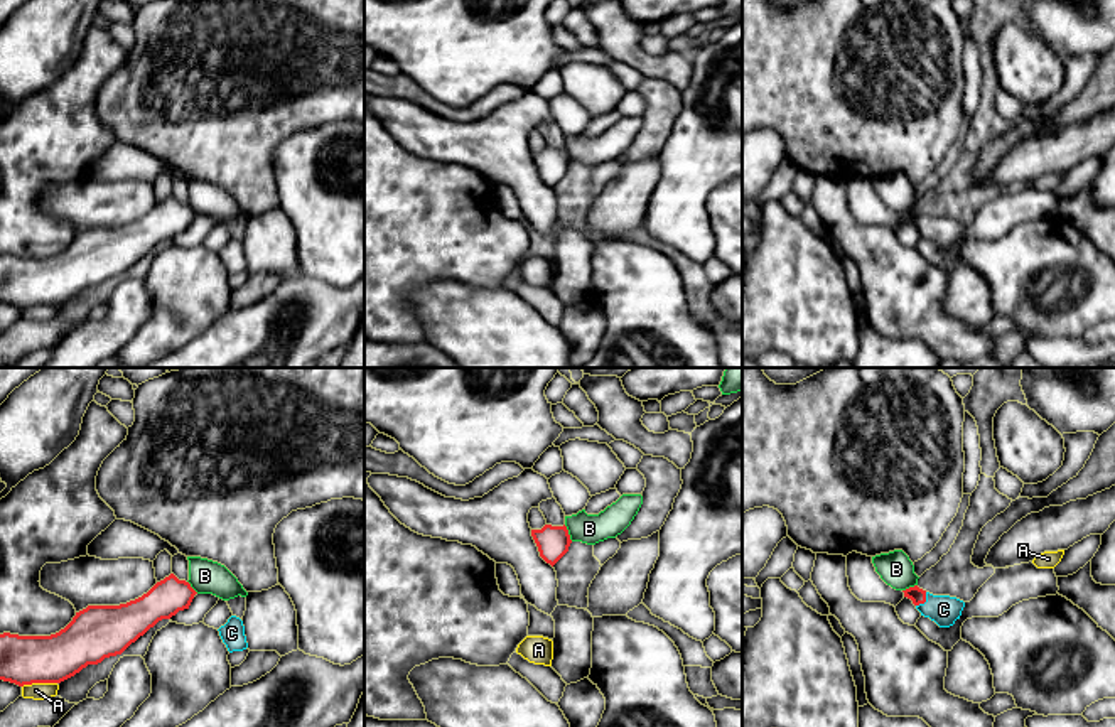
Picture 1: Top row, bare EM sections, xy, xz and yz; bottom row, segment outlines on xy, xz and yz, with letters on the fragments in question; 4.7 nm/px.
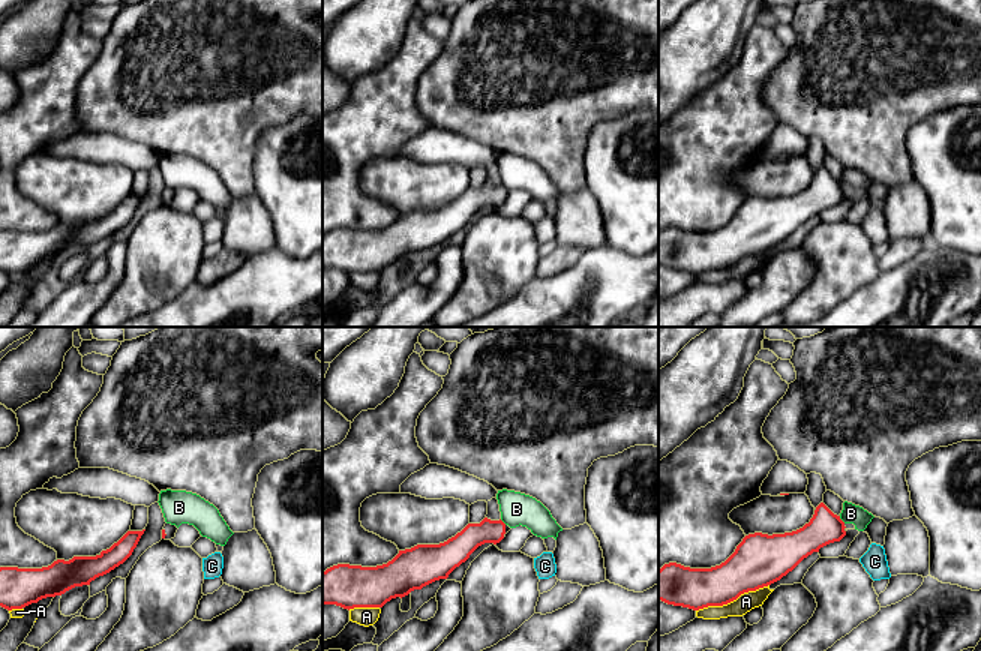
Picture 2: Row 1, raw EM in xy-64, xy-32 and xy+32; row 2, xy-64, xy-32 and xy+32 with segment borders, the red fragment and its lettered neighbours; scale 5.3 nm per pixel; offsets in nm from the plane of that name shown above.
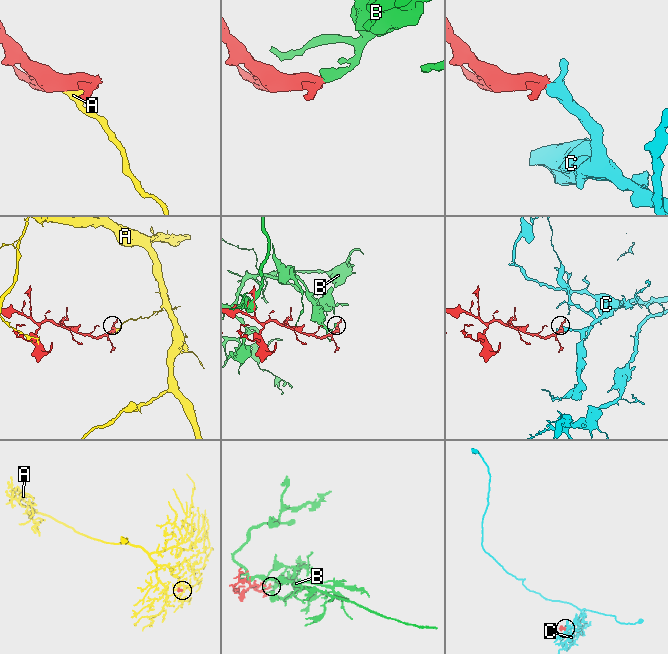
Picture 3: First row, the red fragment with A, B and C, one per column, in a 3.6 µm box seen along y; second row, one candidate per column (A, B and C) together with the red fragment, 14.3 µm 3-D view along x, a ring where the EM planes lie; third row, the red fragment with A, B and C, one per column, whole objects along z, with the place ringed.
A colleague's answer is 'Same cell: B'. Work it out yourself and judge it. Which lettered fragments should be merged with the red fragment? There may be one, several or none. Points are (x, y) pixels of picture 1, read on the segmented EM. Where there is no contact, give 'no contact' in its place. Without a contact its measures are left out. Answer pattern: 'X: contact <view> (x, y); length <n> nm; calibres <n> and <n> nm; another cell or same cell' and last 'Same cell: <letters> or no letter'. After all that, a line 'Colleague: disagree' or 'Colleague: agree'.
A: contact xy (39, 682); length 170 nm; calibres 240 and 80 nm; another cell
B: contact xz (567, 533); length 90 nm; calibres 150 and 140 nm; another cell
C: contact yz (925, 601); length 90 nm; calibres 80 and 140 nm; same cell
Same cell: C
Colleague: disagree

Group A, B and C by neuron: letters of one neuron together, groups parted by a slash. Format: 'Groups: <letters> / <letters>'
Groups: A / B / C

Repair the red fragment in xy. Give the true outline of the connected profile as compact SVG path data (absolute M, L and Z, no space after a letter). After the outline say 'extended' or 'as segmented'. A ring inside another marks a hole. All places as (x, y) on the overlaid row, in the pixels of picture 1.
M174 574L120 606L88 606L51 636L0 634L0 680L61 683L88 665L121 654L162 619L189 609L197 592Z | as segmented

